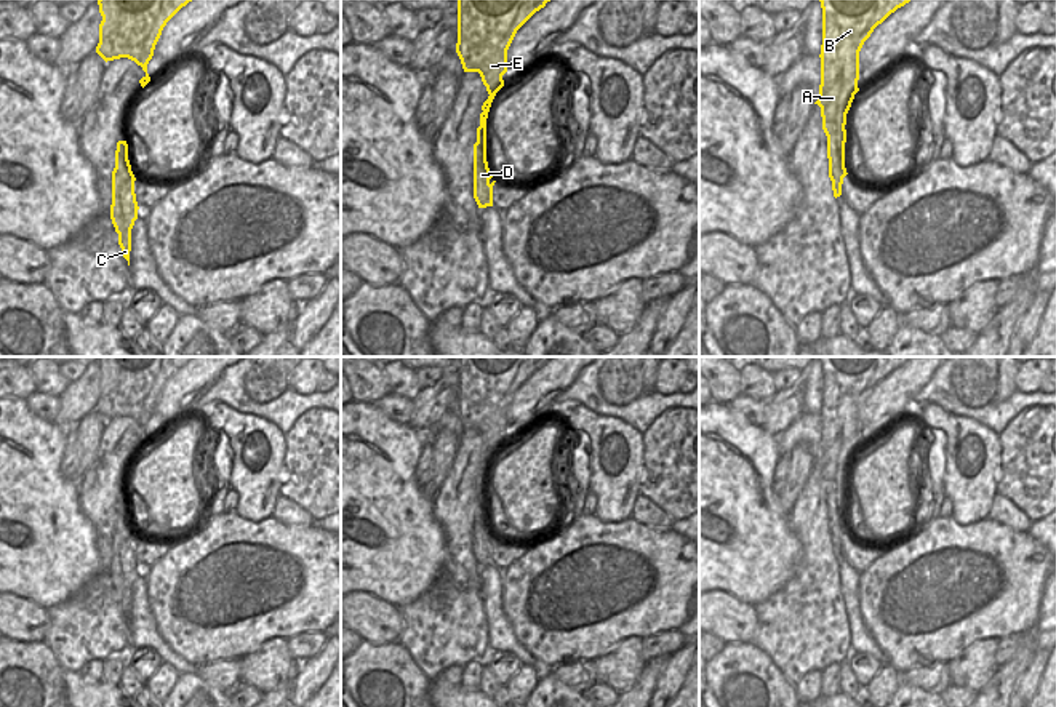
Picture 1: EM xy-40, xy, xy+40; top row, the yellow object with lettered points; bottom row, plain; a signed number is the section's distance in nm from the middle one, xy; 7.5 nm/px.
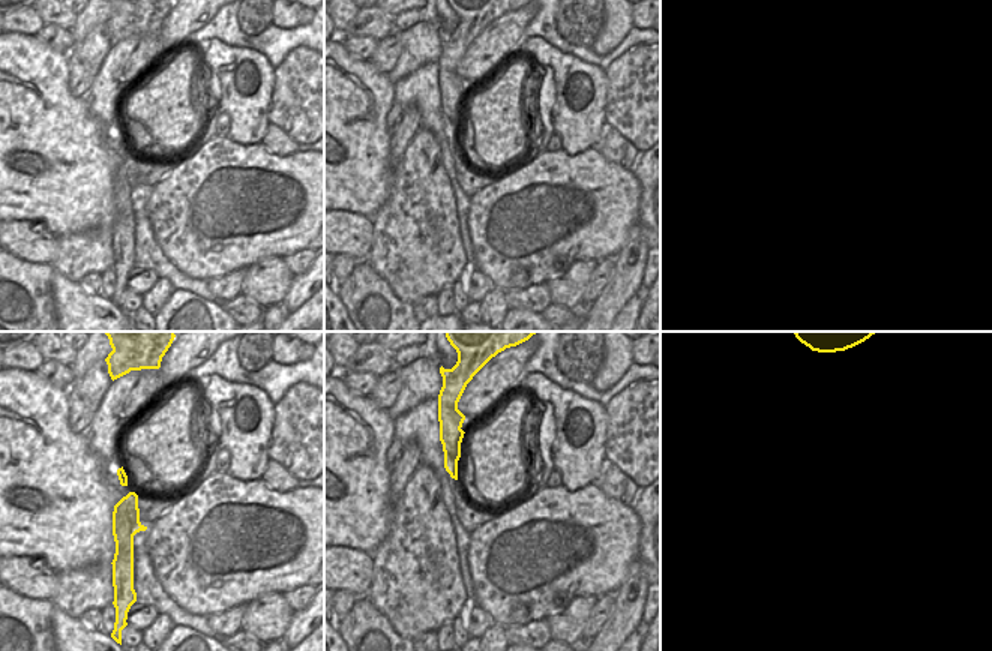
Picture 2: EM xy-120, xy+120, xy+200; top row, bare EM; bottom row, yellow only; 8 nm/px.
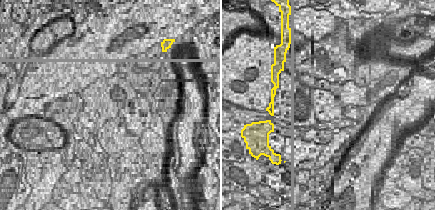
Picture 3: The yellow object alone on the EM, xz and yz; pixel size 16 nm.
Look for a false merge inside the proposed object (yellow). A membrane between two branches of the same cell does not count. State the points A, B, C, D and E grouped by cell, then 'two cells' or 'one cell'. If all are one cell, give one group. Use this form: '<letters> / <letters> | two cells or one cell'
A B C D E | one cell

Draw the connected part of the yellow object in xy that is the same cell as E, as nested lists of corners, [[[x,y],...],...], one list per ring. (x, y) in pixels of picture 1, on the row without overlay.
[[[458,357],[458,401],[456,411],[464,430],[478,430],[488,449],[482,464],[477,501],[474,502],[474,557],[478,566],[493,565],[493,534],[486,520],[486,477],[496,451],[504,445],[507,430],[507,408],[517,389],[552,357]]]

